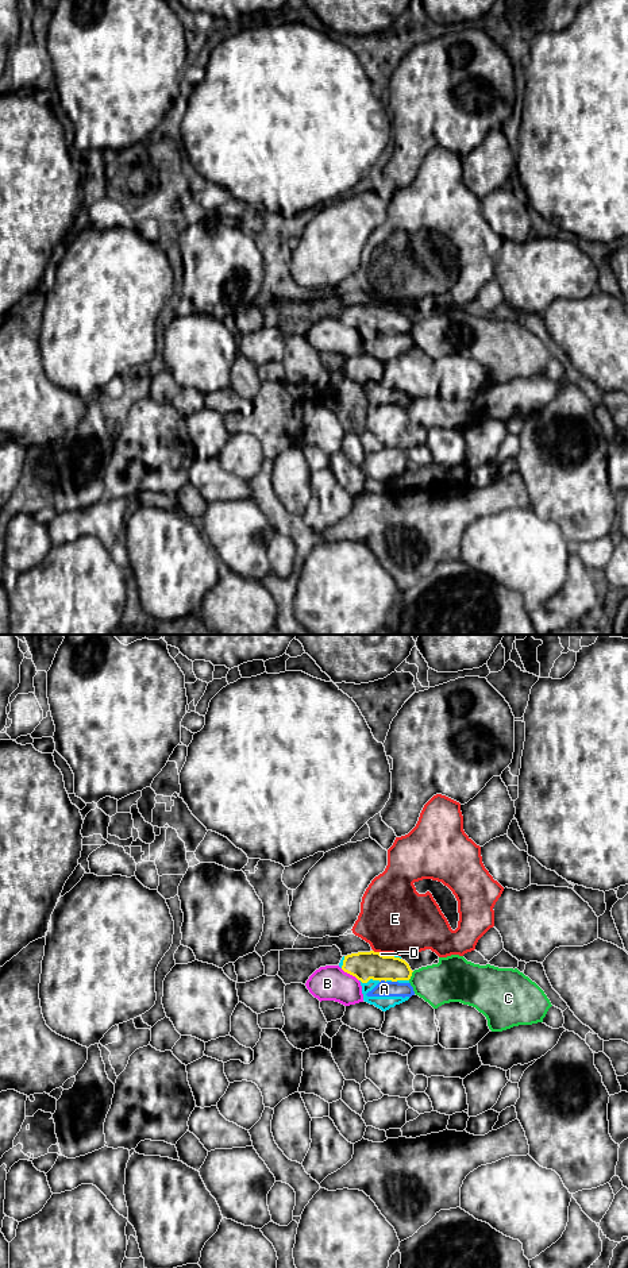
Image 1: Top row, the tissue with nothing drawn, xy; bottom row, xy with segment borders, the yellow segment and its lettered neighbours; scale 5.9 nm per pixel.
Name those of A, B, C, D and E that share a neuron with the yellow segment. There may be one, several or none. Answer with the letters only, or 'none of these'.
none of these

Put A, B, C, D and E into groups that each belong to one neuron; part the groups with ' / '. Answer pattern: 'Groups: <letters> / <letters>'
Groups: A D / B / C / E

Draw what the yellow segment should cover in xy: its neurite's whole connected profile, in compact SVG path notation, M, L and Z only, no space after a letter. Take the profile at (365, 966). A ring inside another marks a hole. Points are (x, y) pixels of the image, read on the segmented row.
M374 951L344 956L342 970L362 983L367 983L370 979L380 982L409 980L413 972L405 960L384 956Z

